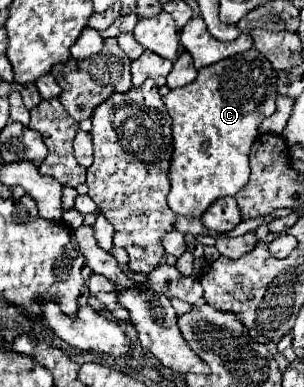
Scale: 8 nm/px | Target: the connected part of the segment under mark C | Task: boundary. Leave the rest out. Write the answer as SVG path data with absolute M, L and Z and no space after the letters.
M256 50L236 54L212 66L198 70L198 78L182 90L170 90L164 104L172 118L172 160L170 160L170 194L168 206L174 214L186 218L200 218L212 202L236 194L250 174L248 154L258 138L258 124L276 112L276 72L272 64Z

